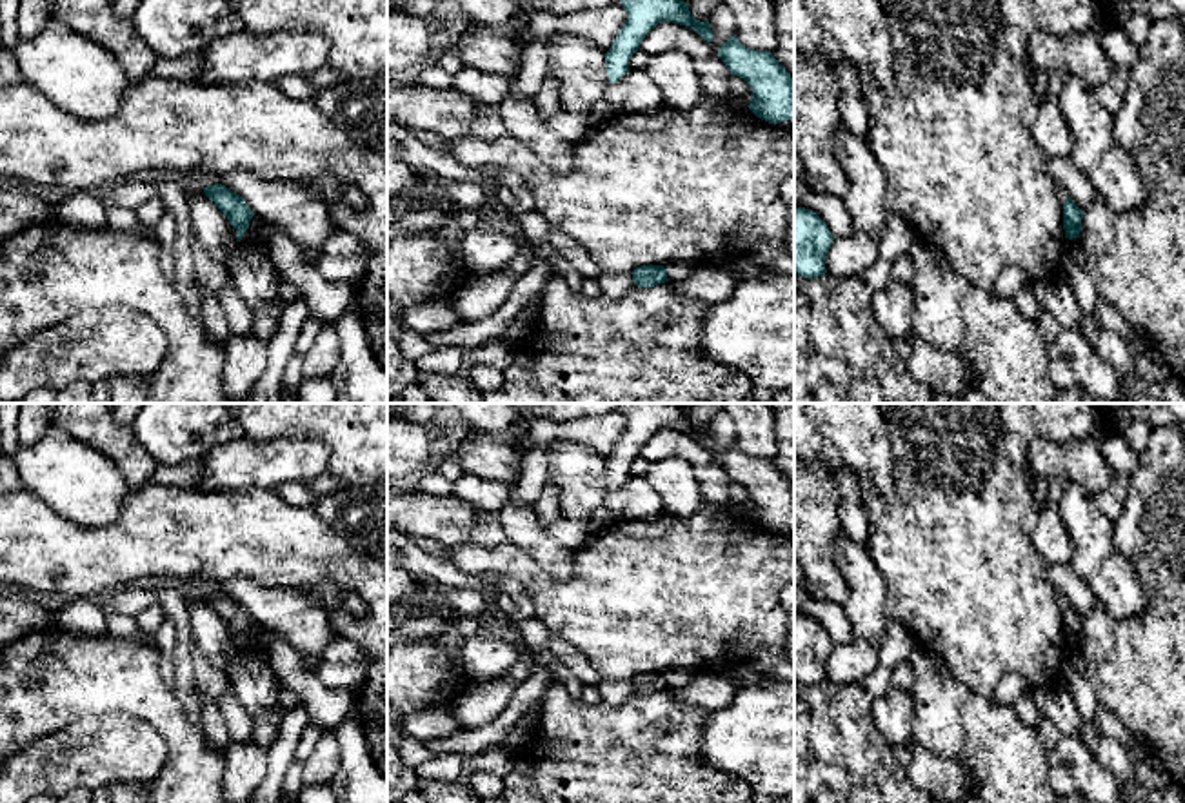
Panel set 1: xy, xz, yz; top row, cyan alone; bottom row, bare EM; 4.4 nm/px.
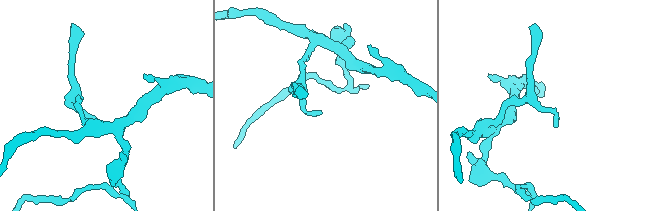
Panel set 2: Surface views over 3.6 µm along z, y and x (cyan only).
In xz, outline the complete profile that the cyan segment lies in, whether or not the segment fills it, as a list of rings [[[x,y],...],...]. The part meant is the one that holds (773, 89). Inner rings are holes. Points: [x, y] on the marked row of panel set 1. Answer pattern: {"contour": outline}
{"contour": [[[732,35],[720,49],[731,74],[743,78],[752,100],[749,109],[769,124],[782,124],[794,118],[794,80],[769,51],[745,47]]]}

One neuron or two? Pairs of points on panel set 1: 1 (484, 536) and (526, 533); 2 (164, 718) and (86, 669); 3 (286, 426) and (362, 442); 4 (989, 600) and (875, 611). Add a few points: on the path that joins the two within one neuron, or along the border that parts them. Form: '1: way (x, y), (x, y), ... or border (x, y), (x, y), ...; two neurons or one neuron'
1: border (497, 515), (511, 542); two neurons
2: way (144, 698), (122, 676), (106, 674); one neuron
3: way (304, 426), (344, 426); one neuron
4: border (876, 567), (884, 580), (886, 609), (889, 613); two neurons

